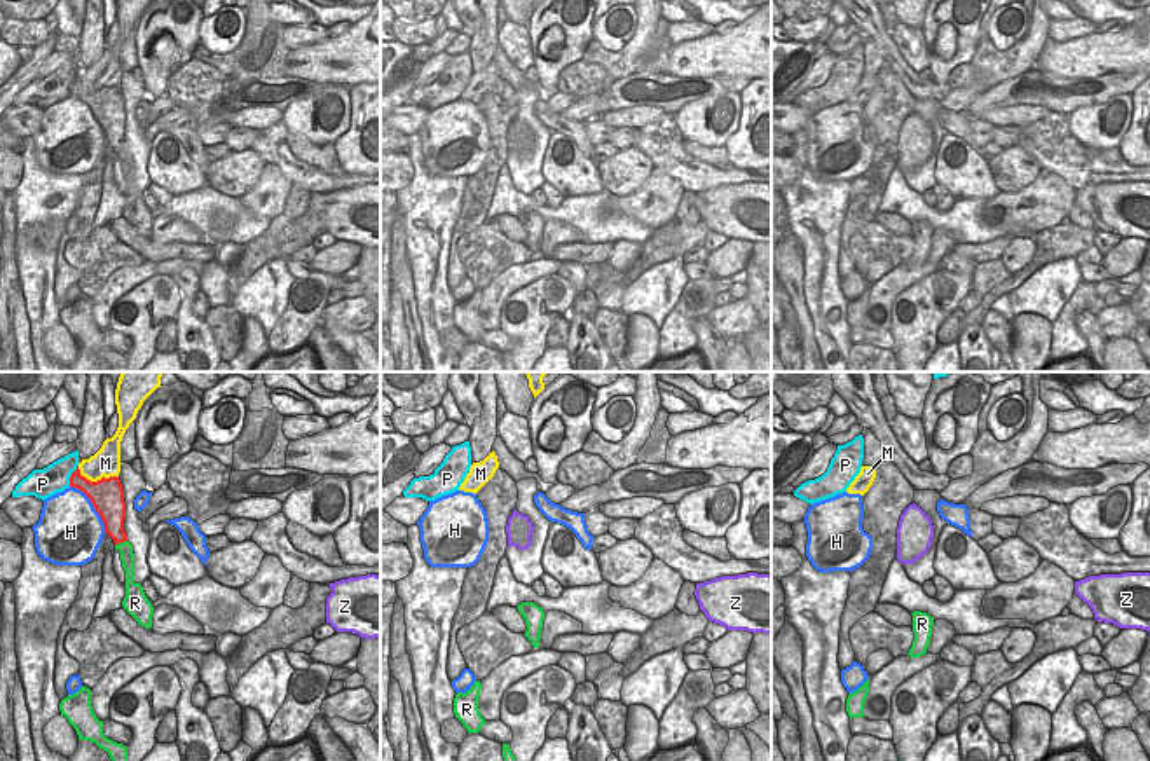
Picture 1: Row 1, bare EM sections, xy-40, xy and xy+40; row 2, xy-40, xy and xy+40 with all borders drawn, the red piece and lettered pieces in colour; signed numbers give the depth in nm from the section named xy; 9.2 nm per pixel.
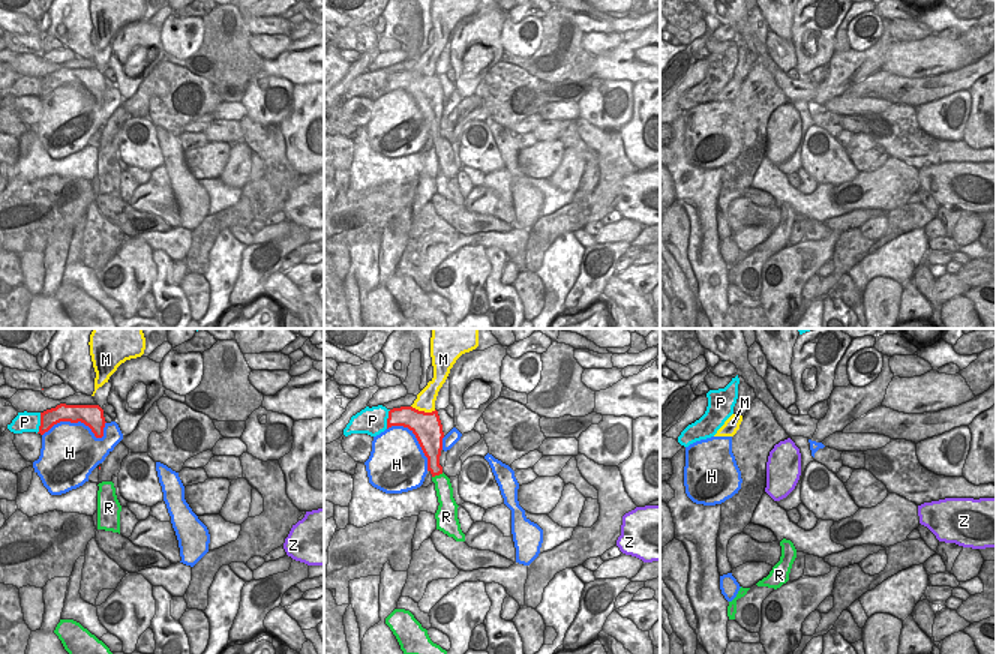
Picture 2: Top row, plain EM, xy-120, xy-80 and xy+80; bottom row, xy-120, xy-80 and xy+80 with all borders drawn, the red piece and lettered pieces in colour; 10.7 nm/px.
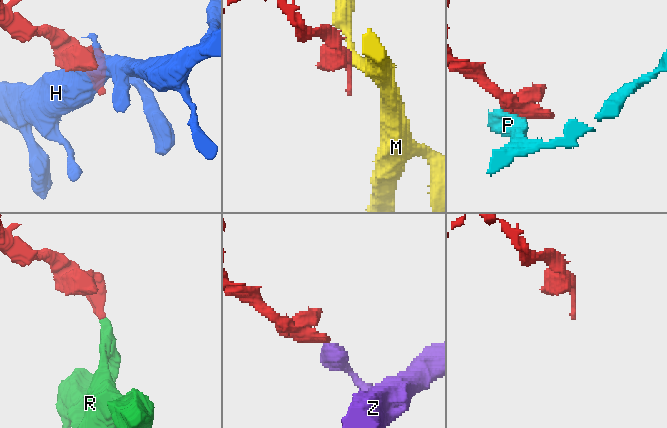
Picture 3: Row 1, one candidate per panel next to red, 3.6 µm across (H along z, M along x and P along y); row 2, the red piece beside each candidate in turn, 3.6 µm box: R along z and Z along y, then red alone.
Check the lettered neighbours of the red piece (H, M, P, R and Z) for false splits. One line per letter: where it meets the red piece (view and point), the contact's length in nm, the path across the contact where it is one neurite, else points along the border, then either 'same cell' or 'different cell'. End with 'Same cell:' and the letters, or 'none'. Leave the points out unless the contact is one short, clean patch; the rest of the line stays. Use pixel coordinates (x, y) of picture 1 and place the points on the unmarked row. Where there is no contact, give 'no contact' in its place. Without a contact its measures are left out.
H: meets red in xy-40 at (93, 114); contact 550 nm long; different cell
M: meets red in xy-40 at (98, 89); contact 400 nm long; border along xy-40 (77, 75), (91, 89), (117, 84); different cell
P: meets red in xy-40 at (72, 84); contact 220 nm long; border along xy-40 (77, 74), (68, 95); different cell
R: meets red in xy-40 at (121, 150); contact 120 nm long; border along xy-40 (126, 149), (116, 154); different cell
Z: no contact; different cell
Same cell: none

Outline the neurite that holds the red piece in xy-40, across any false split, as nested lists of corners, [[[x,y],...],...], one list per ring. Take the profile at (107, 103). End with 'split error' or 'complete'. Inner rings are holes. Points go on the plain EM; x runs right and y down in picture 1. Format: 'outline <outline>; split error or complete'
outline [[[77,75],[70,86],[70,96],[82,99],[91,108],[94,119],[105,133],[105,141],[115,154],[127,150],[127,143],[124,140],[126,110],[119,86],[103,86],[98,91],[91,91],[80,84]]]; complete

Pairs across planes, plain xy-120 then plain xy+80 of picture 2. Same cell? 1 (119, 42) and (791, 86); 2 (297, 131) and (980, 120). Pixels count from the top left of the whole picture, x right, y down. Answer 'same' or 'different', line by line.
1: different
2: same

